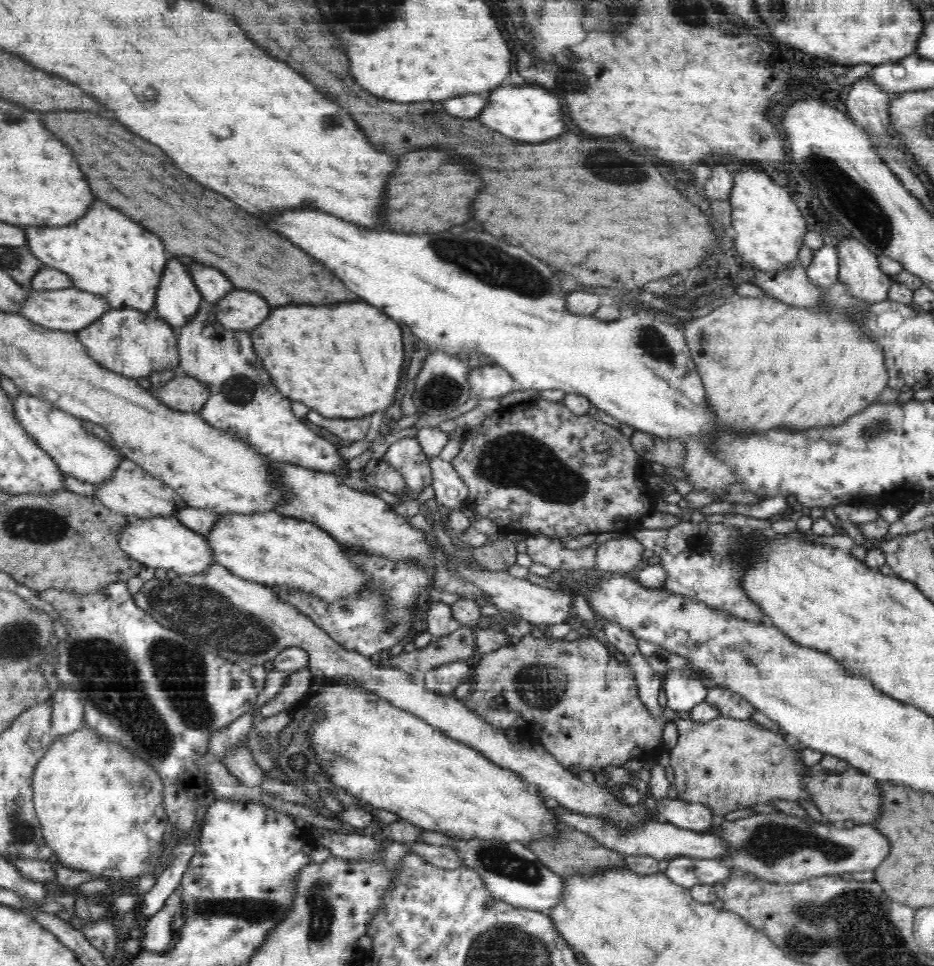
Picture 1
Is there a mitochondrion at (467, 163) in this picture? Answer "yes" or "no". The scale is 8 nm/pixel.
no

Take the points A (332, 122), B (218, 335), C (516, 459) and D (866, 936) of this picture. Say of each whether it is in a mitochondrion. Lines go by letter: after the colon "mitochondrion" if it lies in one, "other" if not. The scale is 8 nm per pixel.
A: other
B: other
C: mitochondrion
D: mitochondrion

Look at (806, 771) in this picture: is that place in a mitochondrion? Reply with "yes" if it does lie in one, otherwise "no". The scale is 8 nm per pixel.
no

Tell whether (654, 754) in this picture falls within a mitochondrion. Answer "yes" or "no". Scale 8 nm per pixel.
no

